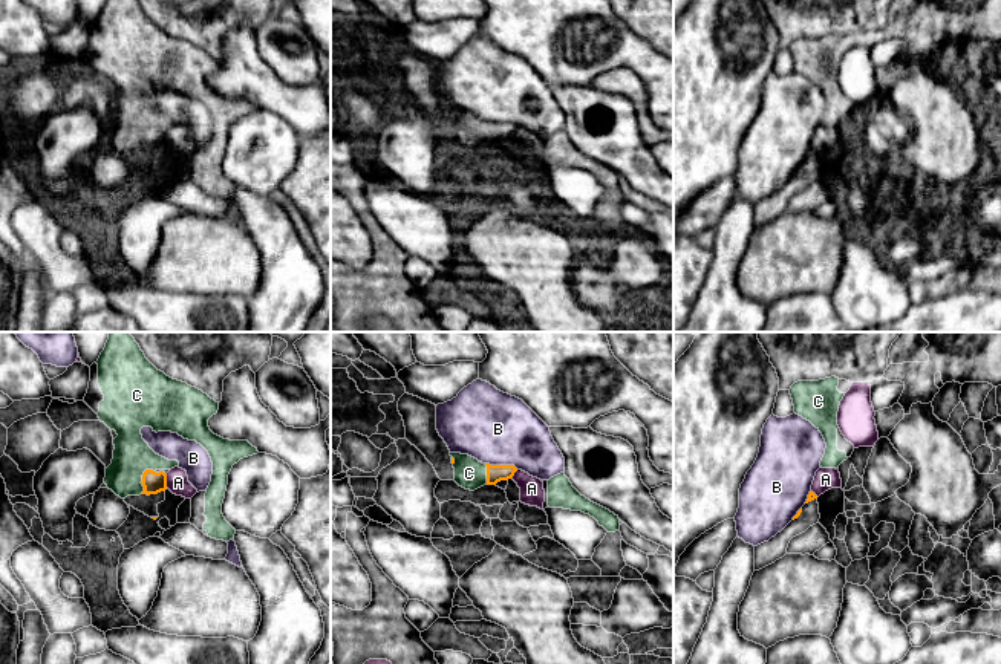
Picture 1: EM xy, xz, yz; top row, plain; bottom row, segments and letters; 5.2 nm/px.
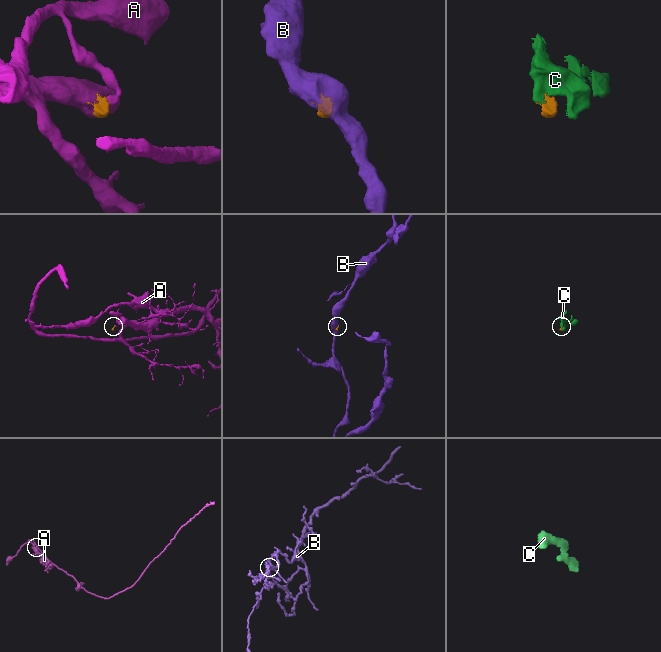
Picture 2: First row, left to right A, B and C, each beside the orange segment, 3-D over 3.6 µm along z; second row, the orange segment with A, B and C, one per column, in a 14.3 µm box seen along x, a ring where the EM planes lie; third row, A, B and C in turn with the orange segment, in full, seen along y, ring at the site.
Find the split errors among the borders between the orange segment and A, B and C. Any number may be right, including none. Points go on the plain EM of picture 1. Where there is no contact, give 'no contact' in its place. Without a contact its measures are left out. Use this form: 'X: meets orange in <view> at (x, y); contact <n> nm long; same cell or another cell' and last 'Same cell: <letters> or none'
A: meets orange in xy at (166, 138); contact 70 nm long; another cell
B: meets orange in xz at (502, 123); contact 180 nm long; another cell
C: meets orange in xy at (143, 136); contact 150 nm long; same cell
Same cell: C

